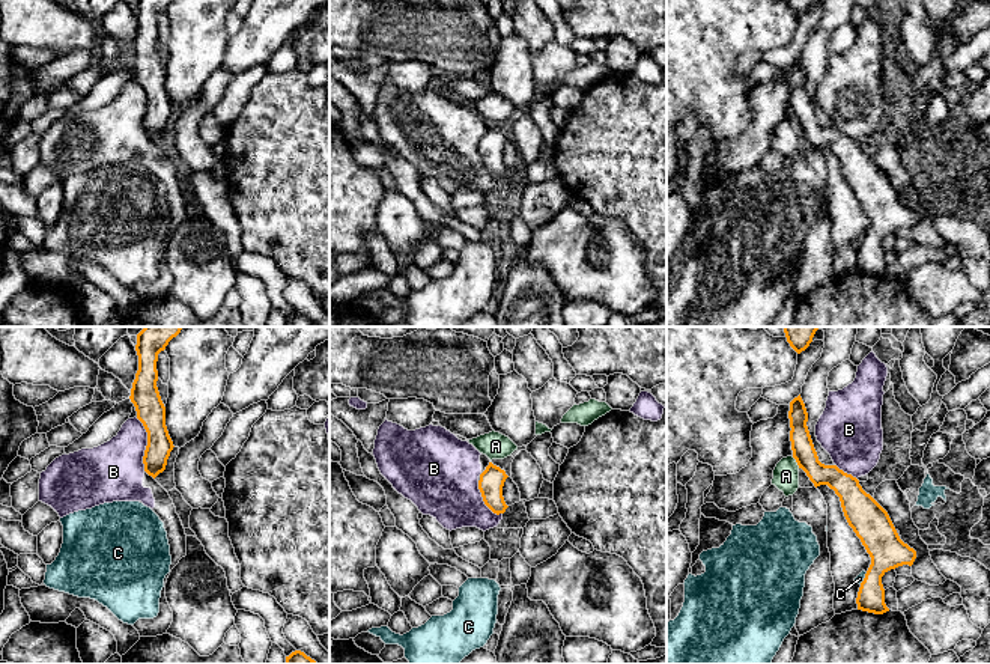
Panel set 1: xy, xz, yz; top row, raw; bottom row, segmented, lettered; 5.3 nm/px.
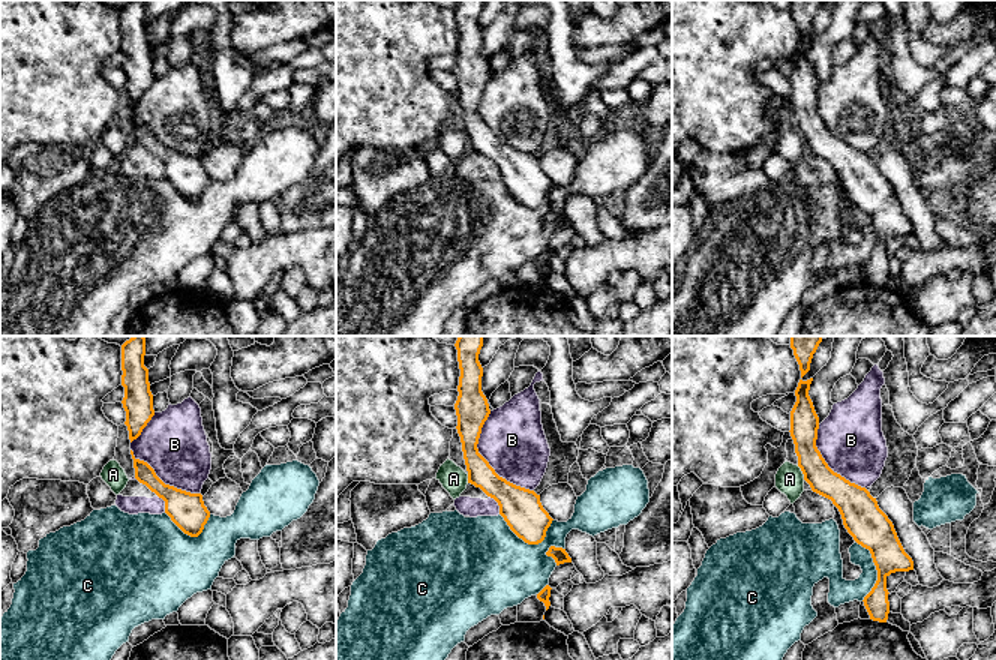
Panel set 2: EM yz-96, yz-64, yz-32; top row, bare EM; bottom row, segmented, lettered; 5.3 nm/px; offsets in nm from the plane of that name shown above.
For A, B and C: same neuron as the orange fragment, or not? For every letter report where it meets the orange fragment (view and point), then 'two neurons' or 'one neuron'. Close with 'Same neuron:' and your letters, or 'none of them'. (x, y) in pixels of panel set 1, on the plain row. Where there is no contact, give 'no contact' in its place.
A: yz (796, 124) | two neurons
B: xy (148, 107) | two neurons
C: yz (864, 241) | two neurons
Same neuron: none of them

